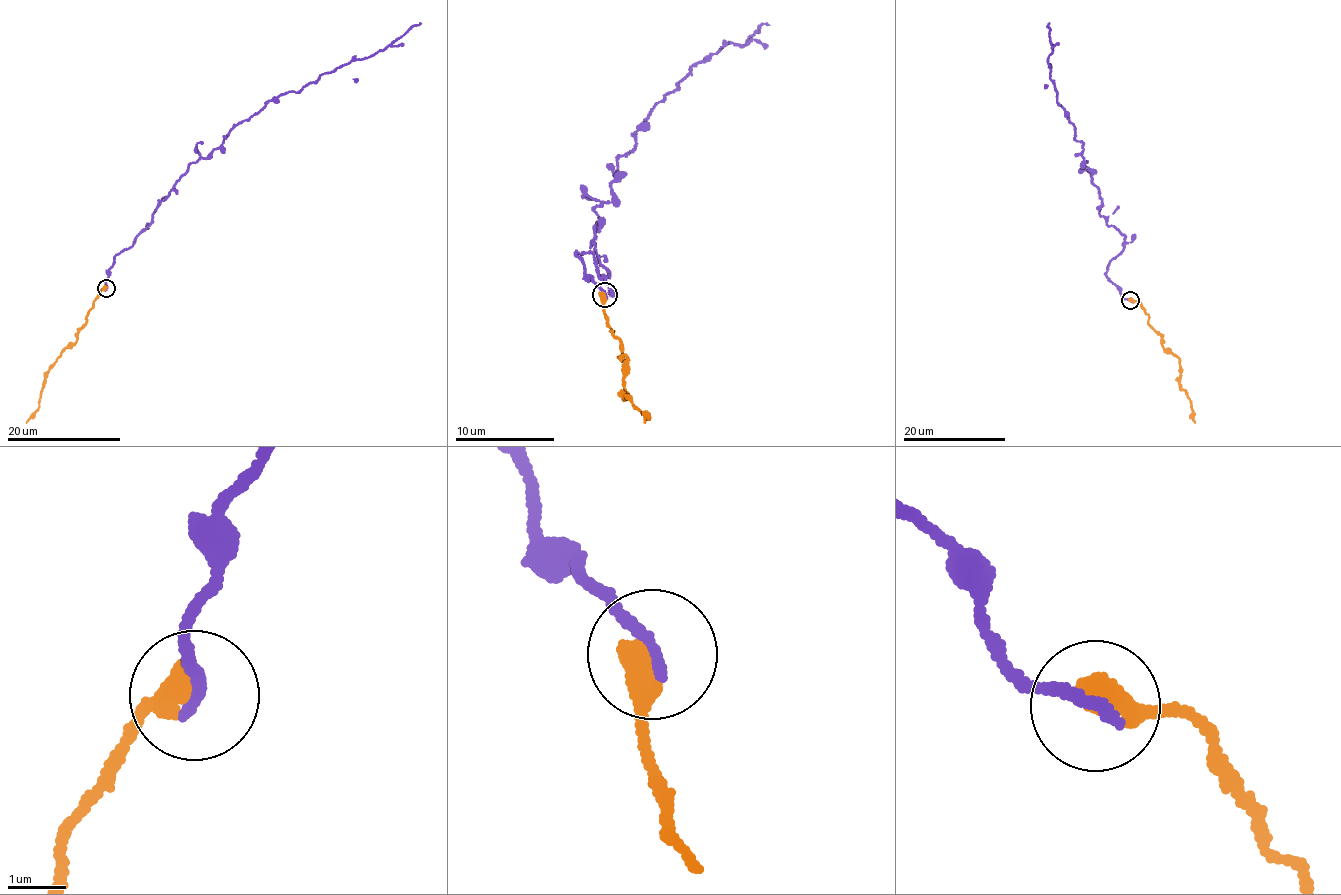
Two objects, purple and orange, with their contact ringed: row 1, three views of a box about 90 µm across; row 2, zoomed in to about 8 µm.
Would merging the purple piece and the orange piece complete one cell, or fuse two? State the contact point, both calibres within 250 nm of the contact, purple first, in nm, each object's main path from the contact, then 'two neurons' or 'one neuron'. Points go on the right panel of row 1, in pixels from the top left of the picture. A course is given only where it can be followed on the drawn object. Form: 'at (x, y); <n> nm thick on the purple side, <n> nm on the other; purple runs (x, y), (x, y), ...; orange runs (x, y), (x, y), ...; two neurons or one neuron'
at (1130, 300); 240 nm thick on the purple side, 500 nm on the other; purple runs (1130, 301), (1106, 275), (1125, 238), (1101, 216), (1082, 146), (1059, 105), (1050, 76), (1049, 23); orange runs (1130, 301), (1139, 302), (1148, 324), (1160, 334), (1165, 349), (1178, 358), (1179, 384), (1195, 423); one neuron

